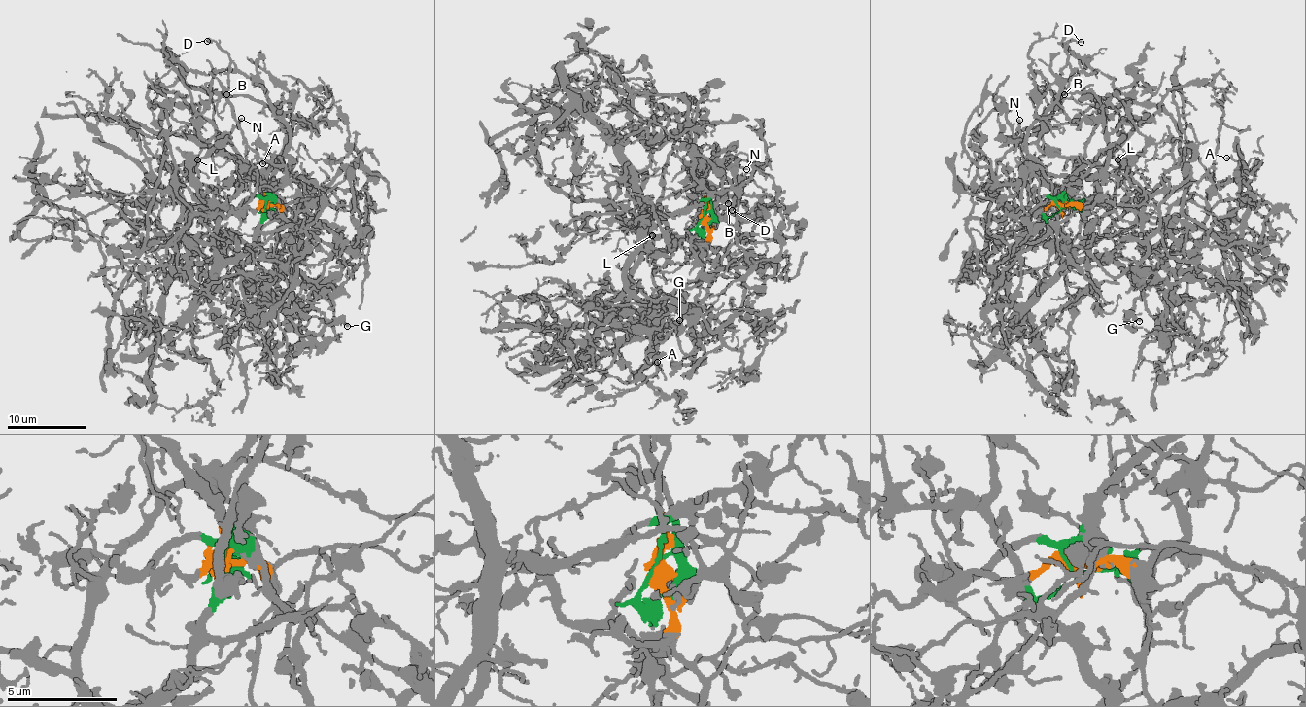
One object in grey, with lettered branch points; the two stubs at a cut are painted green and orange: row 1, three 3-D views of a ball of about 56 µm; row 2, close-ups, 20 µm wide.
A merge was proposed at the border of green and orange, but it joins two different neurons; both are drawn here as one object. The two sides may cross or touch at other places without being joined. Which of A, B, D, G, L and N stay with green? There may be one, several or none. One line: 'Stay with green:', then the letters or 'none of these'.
Stay with green: A, B, D, G, L, N

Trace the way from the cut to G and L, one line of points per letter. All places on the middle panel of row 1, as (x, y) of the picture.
G: (702, 217), (700, 200), (655, 214), (628, 269), (642, 294), (671, 300), (679, 319)
L: (702, 217), (700, 200), (654, 214), (642, 200), (640, 211), (662, 218), (628, 231), (652, 235)

